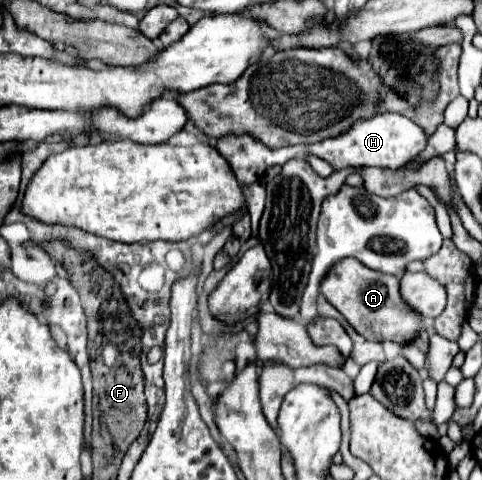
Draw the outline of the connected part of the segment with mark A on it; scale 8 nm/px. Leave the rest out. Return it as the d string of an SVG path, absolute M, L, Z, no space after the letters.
M342 260L330 274L324 278L320 292L324 298L348 320L348 324L366 340L372 342L396 342L396 344L410 344L418 338L420 330L424 330L422 316L412 310L402 294L400 294L400 280L390 274L374 272L358 260Z

